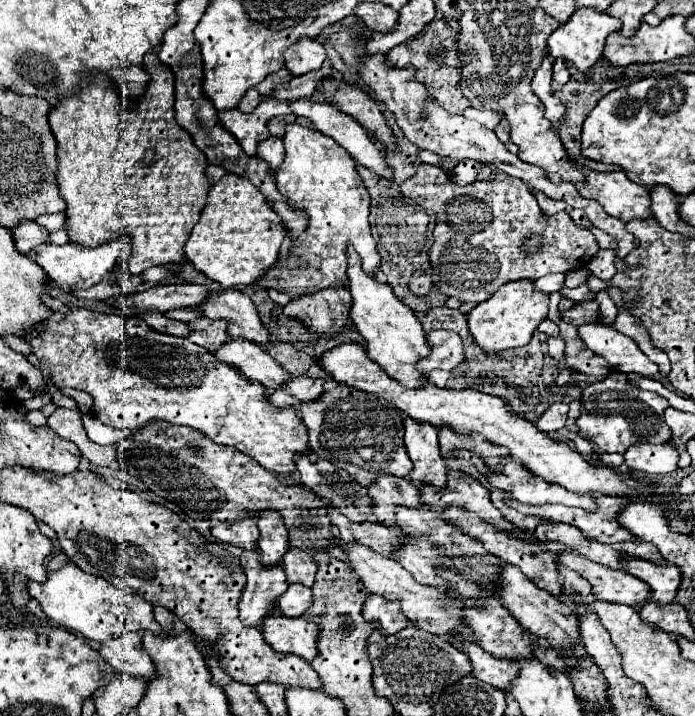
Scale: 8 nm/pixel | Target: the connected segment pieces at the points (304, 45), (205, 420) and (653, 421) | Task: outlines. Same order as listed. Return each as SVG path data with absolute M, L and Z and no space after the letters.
M301 39L299 43L291 45L285 51L285 69L291 71L291 75L303 75L313 69L321 69L325 61L325 49L317 39Z
M71 309L69 313L59 313L55 311L47 321L43 321L39 327L37 327L39 335L37 337L31 337L31 345L33 345L33 355L45 363L49 369L51 369L51 375L53 375L53 381L55 385L61 389L61 387L73 387L73 389L81 389L85 393L89 393L93 397L93 415L103 421L105 425L109 427L117 427L117 429L127 429L127 431L139 431L143 429L147 423L155 423L155 421L167 421L171 425L187 425L199 433L203 433L205 437L209 437L213 443L219 443L219 445L233 445L237 447L241 453L253 457L261 467L265 467L267 471L273 471L273 473L281 473L281 475L291 475L295 473L295 461L293 461L293 455L295 453L309 453L309 445L307 445L307 427L303 425L303 421L297 417L295 409L293 407L275 407L267 401L267 389L263 389L263 385L259 385L257 381L247 381L247 377L243 377L235 367L229 367L221 361L215 359L213 353L209 353L207 349L191 343L189 339L183 339L183 337L171 337L171 335L165 335L165 333L159 333L155 329L151 329L141 317L121 317L121 315L115 315L115 313L97 313L97 311L89 311L89 309Z
M611 373L601 385L601 395L581 399L581 417L575 421L581 435L597 445L599 453L625 453L635 443L667 443L671 431L663 419L669 401L653 391L633 387L625 373Z

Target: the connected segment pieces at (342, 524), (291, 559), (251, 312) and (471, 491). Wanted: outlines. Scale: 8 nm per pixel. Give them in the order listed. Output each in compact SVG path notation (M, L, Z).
M327 507L327 513L333 525L339 529L339 537L343 541L359 541L383 557L391 559L395 545L403 545L405 541L405 533L399 527L385 527L381 523L351 523L339 509L333 507Z
M289 549L283 557L283 569L287 575L287 583L301 583L305 587L313 585L313 577L317 573L315 559L301 549Z
M225 289L221 295L207 299L199 307L209 319L225 319L229 323L229 335L233 339L243 337L259 345L271 343L269 331L263 327L253 301L245 293L237 289Z
M449 471L449 481L445 489L421 485L421 501L435 509L445 509L455 505L481 515L483 521L491 523L499 531L513 529L513 523L505 521L501 511L491 503L489 489L481 485L481 481L467 475L459 475L457 471Z

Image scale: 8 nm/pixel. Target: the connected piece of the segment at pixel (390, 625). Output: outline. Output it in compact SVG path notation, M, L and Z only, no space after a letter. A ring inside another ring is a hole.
M369 595L363 605L365 621L379 623L383 635L393 635L409 625L407 617L401 613L401 605L395 601L385 601L379 595Z

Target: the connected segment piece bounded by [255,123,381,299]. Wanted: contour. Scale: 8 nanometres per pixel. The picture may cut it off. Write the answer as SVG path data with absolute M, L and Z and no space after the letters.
M291 123L285 127L283 143L285 143L285 161L275 173L277 189L293 209L299 209L307 215L307 229L301 233L299 239L293 241L287 259L275 261L275 265L267 273L263 273L263 277L259 277L255 285L263 289L283 291L291 299L303 297L307 293L317 293L319 289L325 289L329 285L347 285L347 247L349 245L359 253L363 261L363 271L373 277L375 271L381 267L381 257L377 253L377 245L373 241L369 219L367 219L369 217L369 193L361 177L355 171L353 157L341 145L337 145L331 137L319 131L301 127L297 123Z

